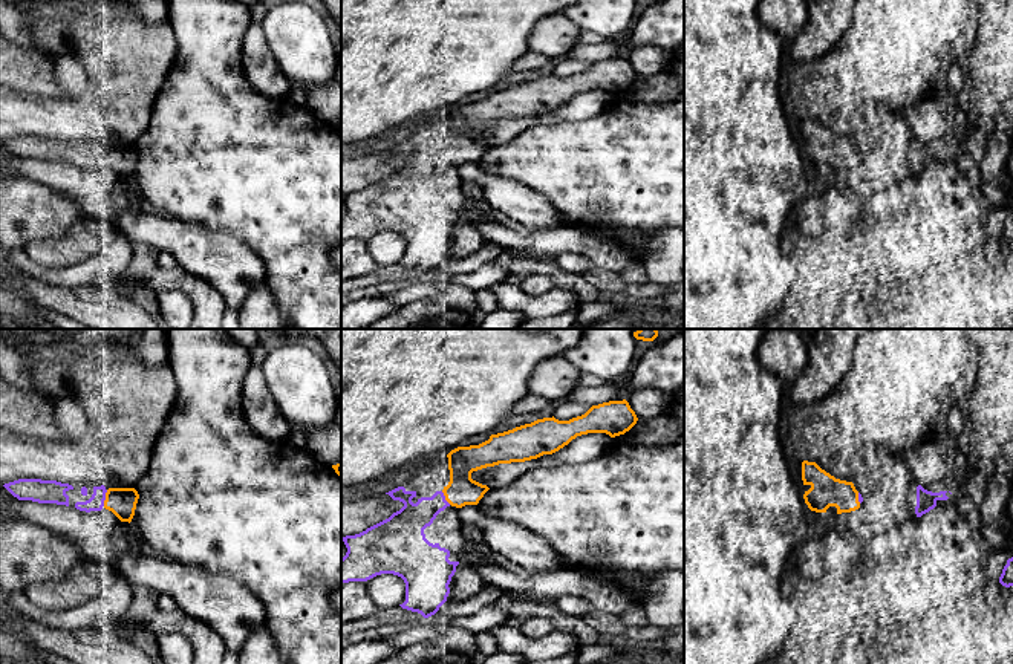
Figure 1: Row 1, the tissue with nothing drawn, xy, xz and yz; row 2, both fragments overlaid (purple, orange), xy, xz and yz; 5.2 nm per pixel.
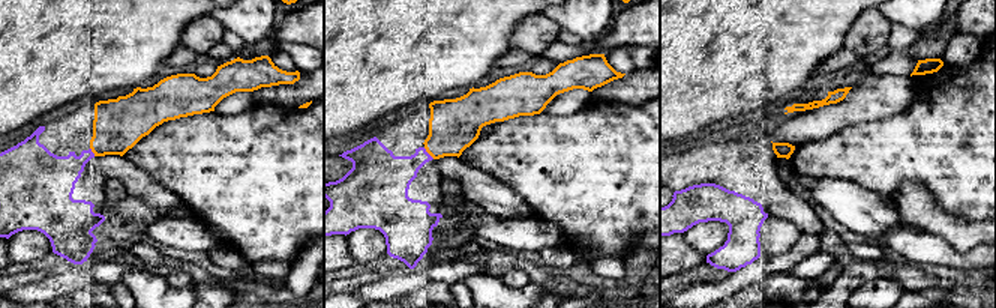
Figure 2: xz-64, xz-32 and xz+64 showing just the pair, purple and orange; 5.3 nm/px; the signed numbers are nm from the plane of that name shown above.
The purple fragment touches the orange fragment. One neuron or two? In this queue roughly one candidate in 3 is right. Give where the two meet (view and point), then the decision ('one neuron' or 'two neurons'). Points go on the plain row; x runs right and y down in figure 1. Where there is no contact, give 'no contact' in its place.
meets purple in xy at (104, 155); one neuron

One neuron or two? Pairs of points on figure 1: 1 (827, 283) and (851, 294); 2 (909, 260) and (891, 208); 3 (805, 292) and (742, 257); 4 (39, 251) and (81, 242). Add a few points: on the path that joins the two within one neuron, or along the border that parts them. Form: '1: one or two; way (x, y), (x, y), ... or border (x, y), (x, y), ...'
1: two; border (842, 299), (837, 305)
2: two; border (909, 205), (895, 218), (868, 214)
3: two; border (781, 250), (793, 270), (793, 280), (770, 312)
4: one; way (49, 251), (71, 250)

